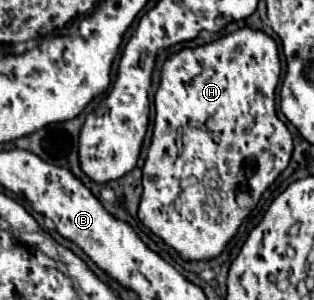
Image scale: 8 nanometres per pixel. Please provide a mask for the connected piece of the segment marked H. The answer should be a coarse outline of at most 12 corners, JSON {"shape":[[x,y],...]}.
{"shape":[[274,39],[162,65],[138,217],[220,255],[288,167]]}

